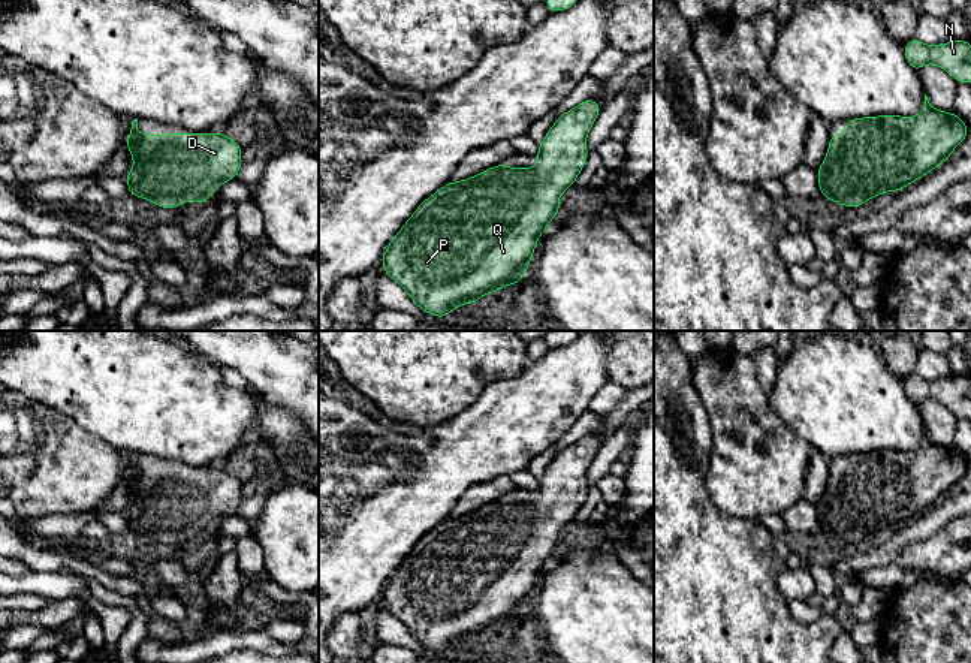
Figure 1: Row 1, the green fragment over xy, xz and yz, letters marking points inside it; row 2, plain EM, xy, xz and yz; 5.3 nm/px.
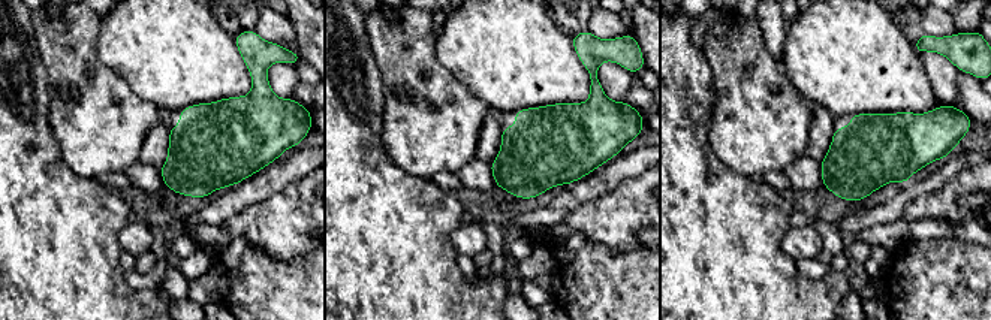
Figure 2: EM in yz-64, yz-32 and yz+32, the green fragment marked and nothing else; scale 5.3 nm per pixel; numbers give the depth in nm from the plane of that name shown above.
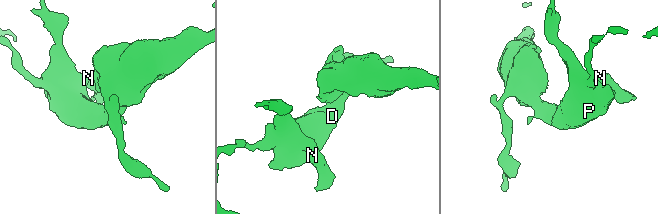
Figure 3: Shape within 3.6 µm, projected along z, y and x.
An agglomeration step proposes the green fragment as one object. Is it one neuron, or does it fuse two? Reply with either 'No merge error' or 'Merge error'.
No merge error

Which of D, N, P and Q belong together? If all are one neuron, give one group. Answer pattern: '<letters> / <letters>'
D N P Q

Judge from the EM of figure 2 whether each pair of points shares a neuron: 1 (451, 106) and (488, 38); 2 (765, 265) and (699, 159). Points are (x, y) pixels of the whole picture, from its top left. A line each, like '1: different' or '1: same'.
1: different
2: same

